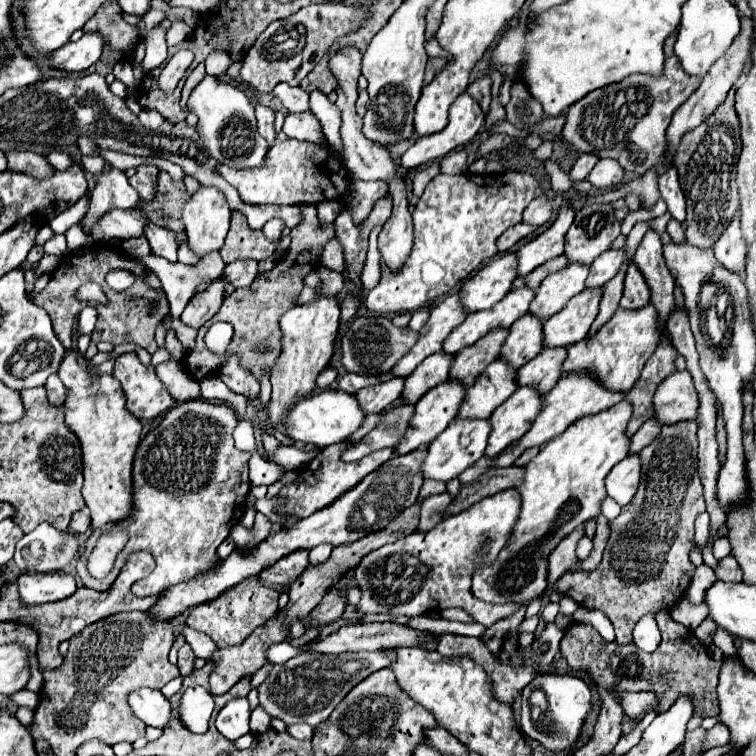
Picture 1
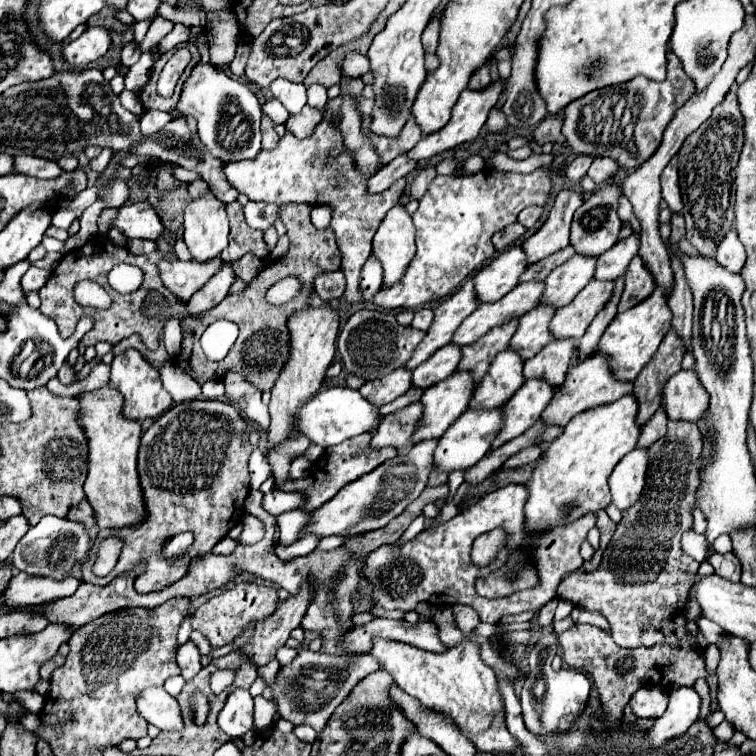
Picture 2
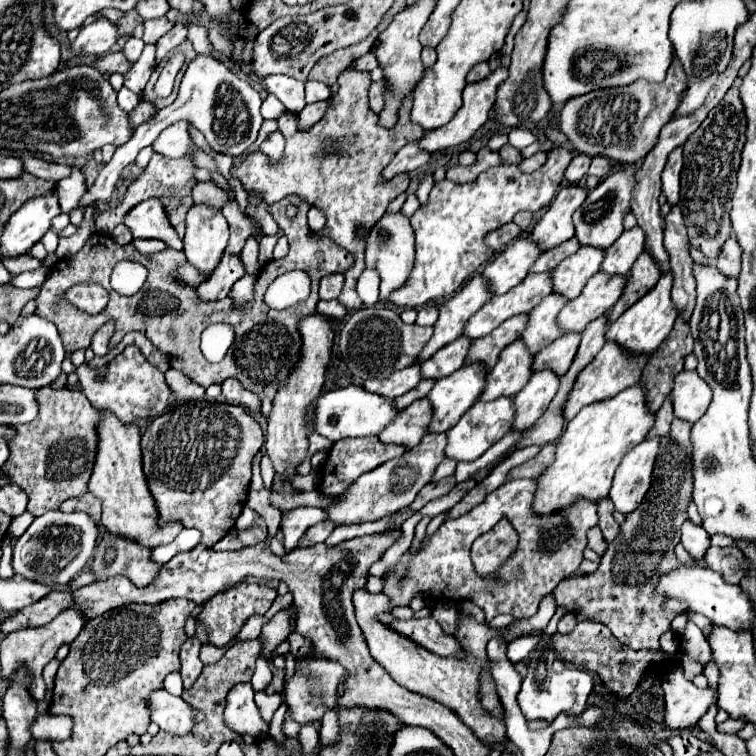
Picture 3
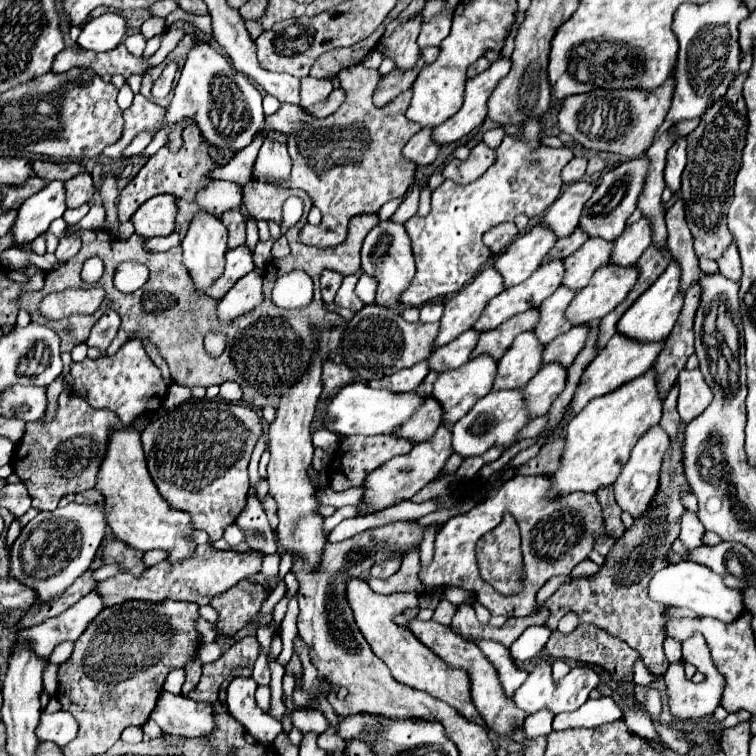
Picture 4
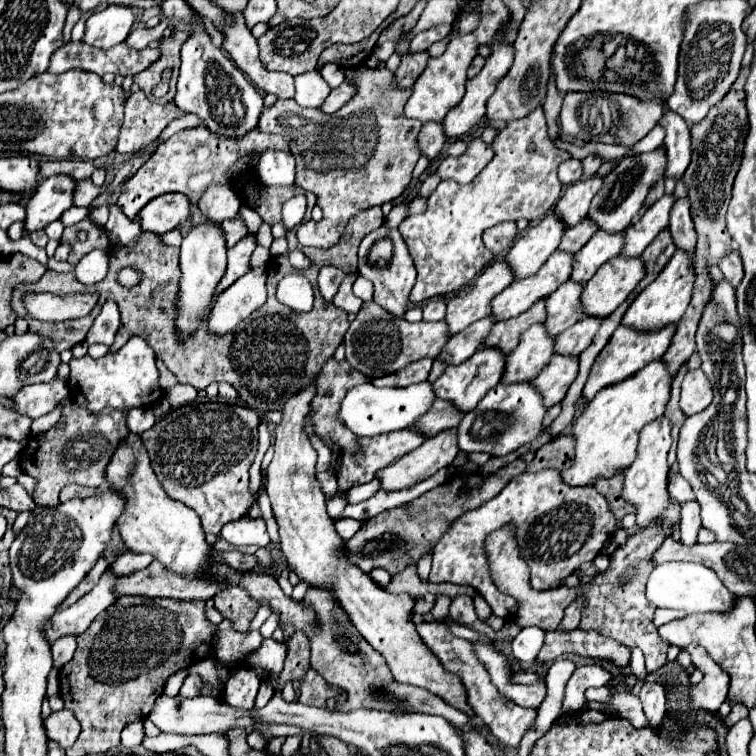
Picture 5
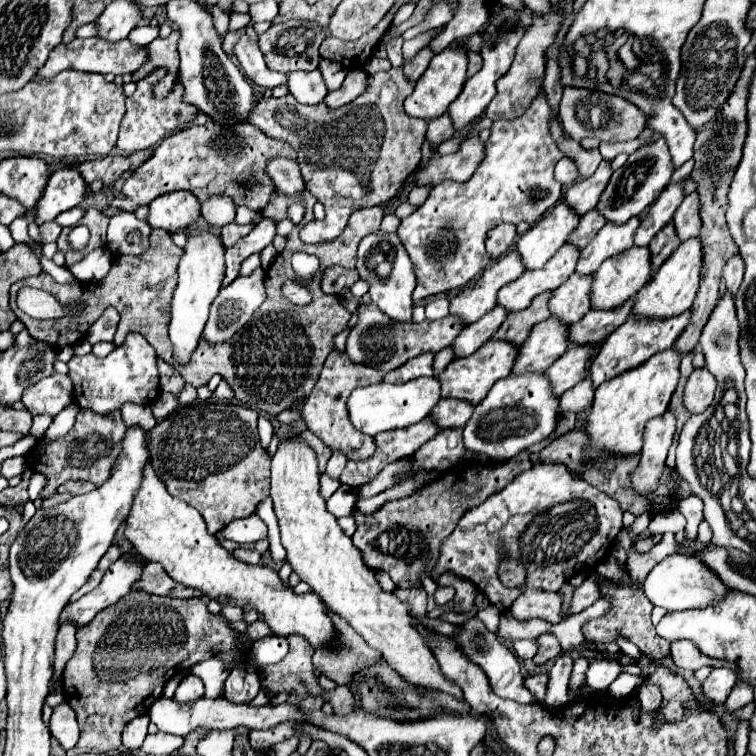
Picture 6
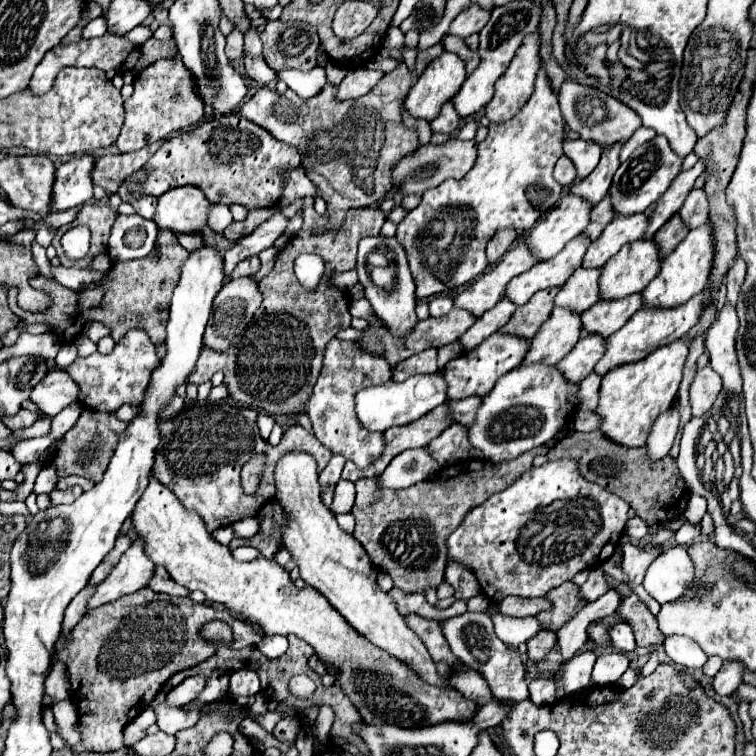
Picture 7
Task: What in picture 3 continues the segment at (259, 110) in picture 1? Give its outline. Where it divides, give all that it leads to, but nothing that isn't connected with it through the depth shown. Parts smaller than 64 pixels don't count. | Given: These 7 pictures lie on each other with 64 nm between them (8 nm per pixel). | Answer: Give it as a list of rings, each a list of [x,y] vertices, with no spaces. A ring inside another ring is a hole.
[[[280,130],[272,132],[262,144],[260,144],[260,152],[268,158],[270,166],[278,166],[280,160],[284,160],[284,136]]]

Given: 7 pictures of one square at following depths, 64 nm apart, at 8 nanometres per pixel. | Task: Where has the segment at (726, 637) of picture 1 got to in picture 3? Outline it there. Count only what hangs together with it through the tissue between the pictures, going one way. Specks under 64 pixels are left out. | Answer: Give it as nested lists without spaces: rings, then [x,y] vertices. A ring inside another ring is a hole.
[[[686,610],[684,614],[690,621],[692,621],[702,630],[705,636],[710,633],[712,622],[708,618],[700,613],[693,612],[691,610]]]

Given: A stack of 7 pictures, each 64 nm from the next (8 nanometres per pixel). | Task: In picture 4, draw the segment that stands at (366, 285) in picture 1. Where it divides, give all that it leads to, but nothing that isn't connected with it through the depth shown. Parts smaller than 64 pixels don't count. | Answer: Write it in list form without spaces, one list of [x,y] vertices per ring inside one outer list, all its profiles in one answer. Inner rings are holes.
[[[362,274],[358,284],[356,284],[356,296],[364,302],[364,304],[372,304],[374,302],[374,294],[376,294],[376,280],[372,280],[370,276]]]

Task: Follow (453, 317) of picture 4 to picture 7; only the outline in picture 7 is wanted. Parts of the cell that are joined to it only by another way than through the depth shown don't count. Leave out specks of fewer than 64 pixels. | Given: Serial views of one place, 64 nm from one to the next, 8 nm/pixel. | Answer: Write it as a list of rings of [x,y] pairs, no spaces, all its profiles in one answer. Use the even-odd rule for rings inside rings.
[[[522,238],[488,272],[484,272],[478,280],[474,280],[466,290],[456,294],[454,304],[472,312],[474,316],[482,316],[486,310],[494,308],[498,300],[504,298],[508,282],[514,276],[532,268],[536,260],[538,258]]]

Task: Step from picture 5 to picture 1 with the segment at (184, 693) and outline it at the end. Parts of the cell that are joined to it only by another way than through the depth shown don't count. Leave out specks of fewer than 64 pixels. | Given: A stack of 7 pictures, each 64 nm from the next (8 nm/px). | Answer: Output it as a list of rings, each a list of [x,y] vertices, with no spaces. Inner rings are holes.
[[[188,644],[178,650],[178,668],[180,668],[182,676],[188,676],[194,672],[194,660],[196,660],[196,656]]]

